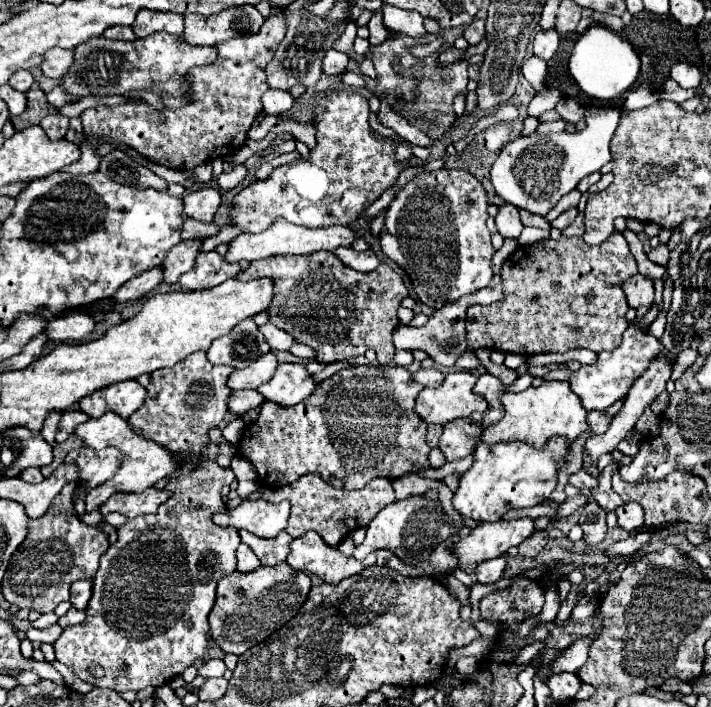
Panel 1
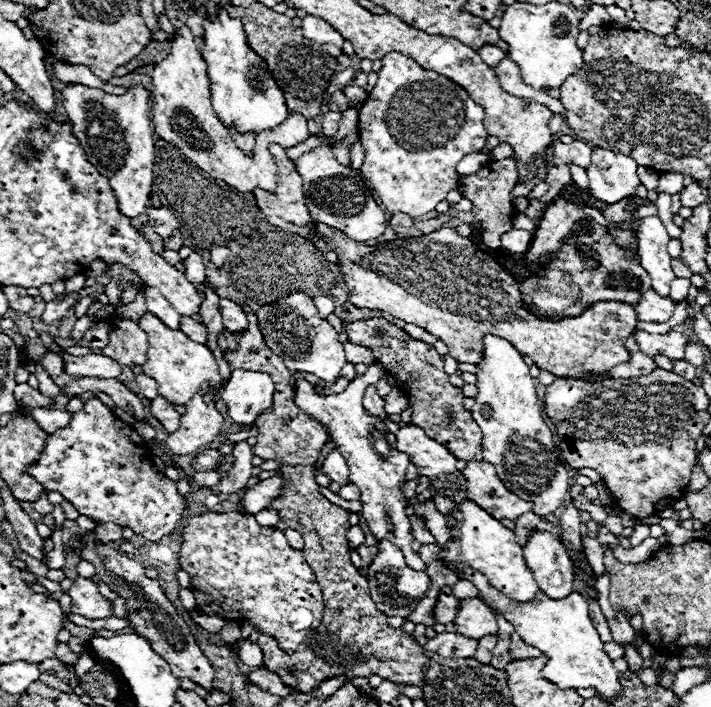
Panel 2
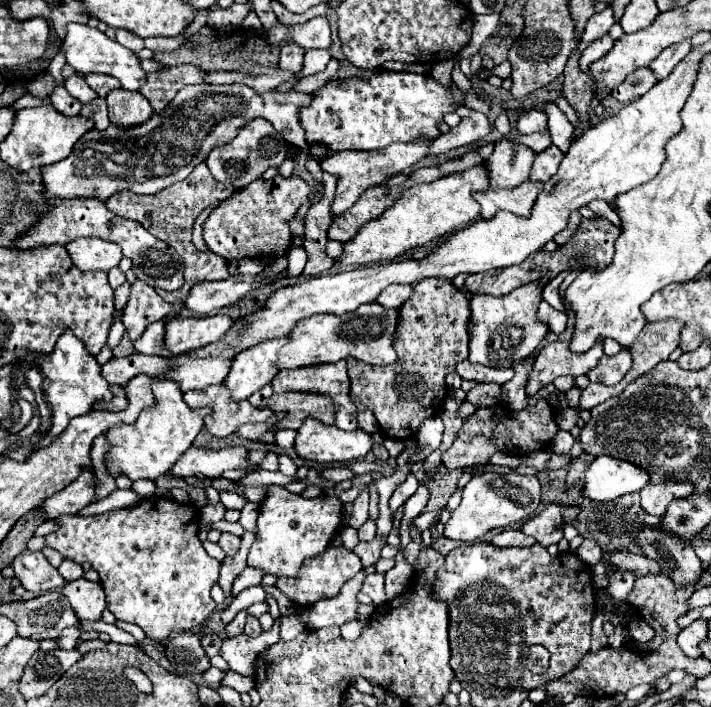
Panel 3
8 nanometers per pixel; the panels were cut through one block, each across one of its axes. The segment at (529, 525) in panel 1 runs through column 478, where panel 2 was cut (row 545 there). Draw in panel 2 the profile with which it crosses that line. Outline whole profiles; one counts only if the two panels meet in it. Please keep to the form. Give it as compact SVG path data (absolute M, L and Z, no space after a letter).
M536 530L524 546L524 558L536 576L536 584L540 584L550 598L566 598L574 590L572 560L554 534Z

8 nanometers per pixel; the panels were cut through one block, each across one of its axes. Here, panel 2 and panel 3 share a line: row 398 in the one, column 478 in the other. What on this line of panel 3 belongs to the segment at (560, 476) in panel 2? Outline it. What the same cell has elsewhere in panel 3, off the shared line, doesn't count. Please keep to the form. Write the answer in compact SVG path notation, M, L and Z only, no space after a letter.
M484 472L474 476L462 490L462 502L450 514L450 520L444 526L444 538L458 542L480 540L486 532L504 528L508 524L528 520L536 514L540 504L540 482L536 476L522 476L516 472L496 474Z

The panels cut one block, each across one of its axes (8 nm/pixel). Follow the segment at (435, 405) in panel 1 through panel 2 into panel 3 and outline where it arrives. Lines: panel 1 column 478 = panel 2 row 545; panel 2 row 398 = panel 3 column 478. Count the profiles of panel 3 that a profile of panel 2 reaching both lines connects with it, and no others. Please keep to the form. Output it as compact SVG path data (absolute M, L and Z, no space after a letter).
M546 282L526 284L510 292L508 296L494 298L486 294L476 294L470 300L470 344L468 360L492 368L510 368L516 360L522 360L534 352L538 342L546 336L548 328L538 320L538 304L542 300L542 286Z

